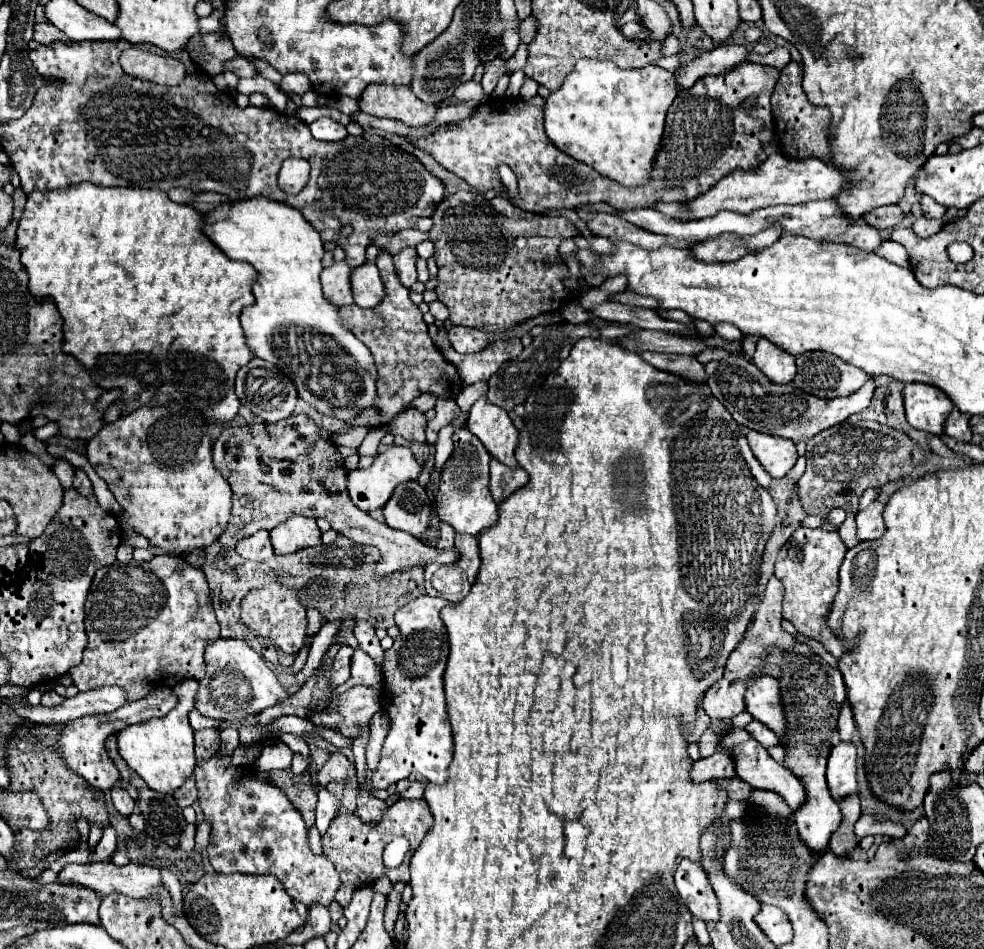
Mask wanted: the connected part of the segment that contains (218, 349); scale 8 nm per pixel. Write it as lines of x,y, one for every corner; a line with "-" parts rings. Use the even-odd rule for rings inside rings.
78,183
60,193
32,193
28,195
26,209
22,213
16,245
22,253
22,265
28,269
30,281
28,289
34,297
52,297
60,317
64,319
64,349
84,363
90,371
92,381
102,389
122,389
122,399
126,401
126,409
122,413
130,413
144,405
158,405
160,401
190,401
194,403
208,421
226,423
236,417
240,401
234,393
234,377
242,365
254,357
246,345
244,329
240,325
240,313
246,305
254,305
252,285
258,279
258,271
250,263
228,259
202,231
204,213
194,209
192,205
180,205
170,201
168,193
160,189
138,189
138,187
96,187
92,183

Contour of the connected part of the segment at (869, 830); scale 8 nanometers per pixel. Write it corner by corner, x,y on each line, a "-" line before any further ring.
862,815
854,827
858,841
864,835
888,835
888,837
902,837
906,827
892,819
880,819
876,815

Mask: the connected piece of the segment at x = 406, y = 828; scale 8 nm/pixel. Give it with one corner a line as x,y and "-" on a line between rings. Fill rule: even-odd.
398,799
394,805
390,805
384,811
382,819
378,823
366,823
358,815
348,815
348,813
338,815
330,823
330,829
322,837
324,855
334,863
336,871
340,873
340,881
342,881
342,885
336,893
336,901
342,907
346,907
350,903
352,893
356,889
360,889
360,885
374,885
374,881
380,879
380,877
388,877
392,883
398,883
398,881
408,883
410,881
408,863
410,863
410,857
412,857
412,851
416,851
420,847
420,843
422,843
424,835
428,833
430,825
432,825
432,813
430,813
424,799
414,799
414,801
-
396,835
404,835
410,841
410,851
408,851
408,855
406,855
406,859
402,861
400,867
388,869
382,863
382,851
390,843
390,839
396,837

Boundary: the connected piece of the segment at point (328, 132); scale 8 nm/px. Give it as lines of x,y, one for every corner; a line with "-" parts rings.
320,117
314,123
310,123
308,127
310,127
314,139
320,139
320,141
340,141
348,135
346,127
342,127
340,123
336,123
330,117

